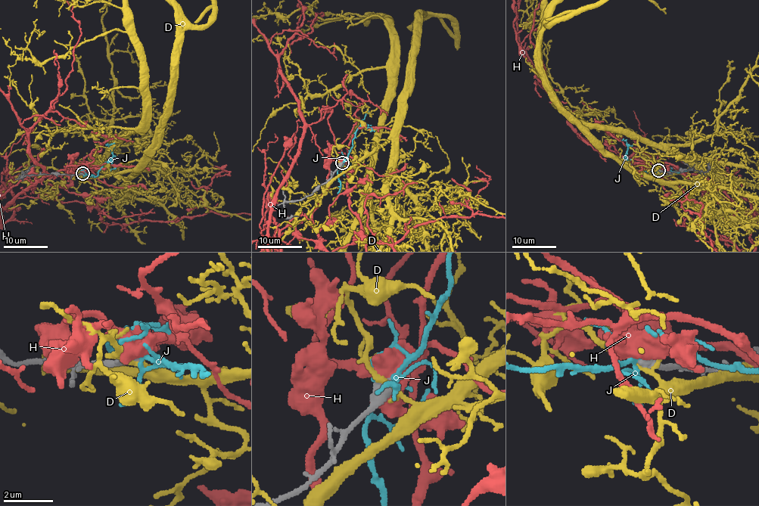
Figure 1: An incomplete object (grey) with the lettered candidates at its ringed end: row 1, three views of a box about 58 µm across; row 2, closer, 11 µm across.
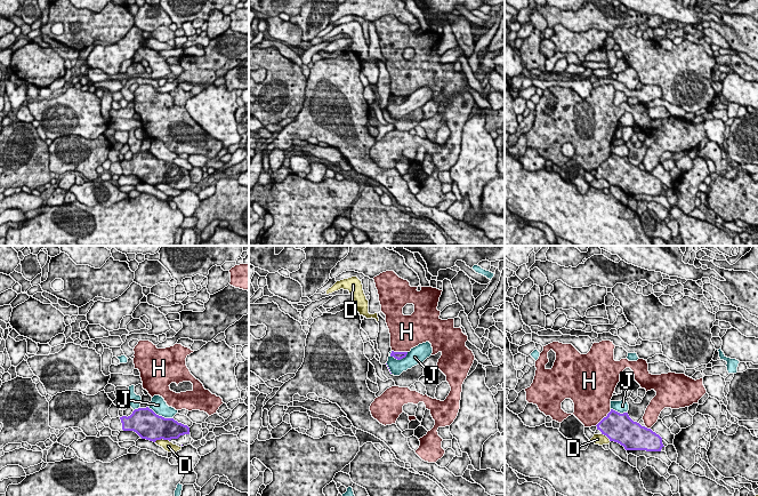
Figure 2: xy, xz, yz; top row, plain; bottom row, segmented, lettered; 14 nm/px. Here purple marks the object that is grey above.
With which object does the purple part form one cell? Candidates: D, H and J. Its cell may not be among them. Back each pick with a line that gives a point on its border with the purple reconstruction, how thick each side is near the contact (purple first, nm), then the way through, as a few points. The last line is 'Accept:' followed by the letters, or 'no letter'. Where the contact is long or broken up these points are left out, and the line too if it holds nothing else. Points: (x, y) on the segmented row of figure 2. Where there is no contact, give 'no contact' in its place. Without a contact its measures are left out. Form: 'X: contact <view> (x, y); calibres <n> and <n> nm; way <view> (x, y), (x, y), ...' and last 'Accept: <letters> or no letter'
Accept: no letter

